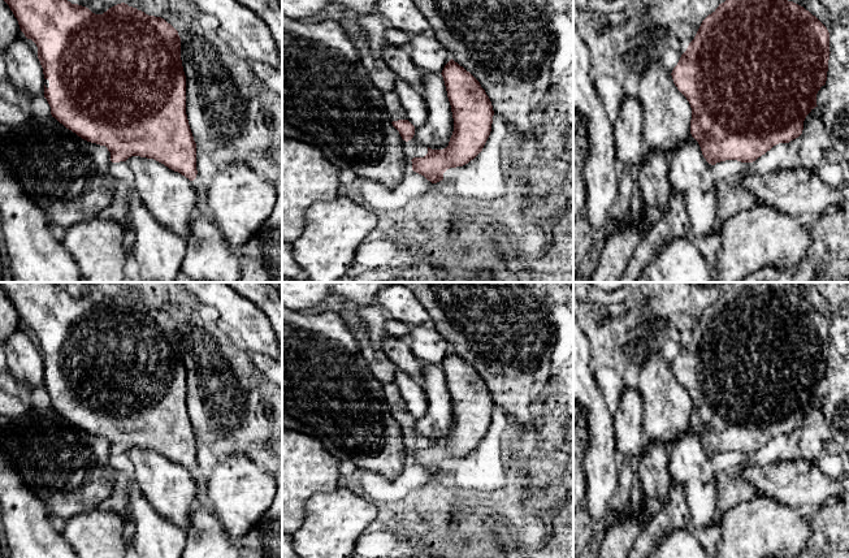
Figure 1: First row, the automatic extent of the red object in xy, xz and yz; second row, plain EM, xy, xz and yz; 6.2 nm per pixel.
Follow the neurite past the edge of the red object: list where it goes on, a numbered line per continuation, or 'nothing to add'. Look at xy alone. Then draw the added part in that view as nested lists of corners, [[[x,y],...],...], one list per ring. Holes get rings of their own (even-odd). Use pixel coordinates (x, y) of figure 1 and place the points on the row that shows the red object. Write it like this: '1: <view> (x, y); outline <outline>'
1: xy (121, 171); outline [[[126,161],[112,163],[109,164],[109,173],[116,181],[134,182],[133,169]]]

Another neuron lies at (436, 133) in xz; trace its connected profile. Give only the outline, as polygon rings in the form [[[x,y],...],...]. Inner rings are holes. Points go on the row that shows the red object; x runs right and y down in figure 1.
[[[424,72],[420,92],[426,104],[426,121],[416,127],[415,137],[432,150],[443,150],[452,135],[454,118],[442,74]]]

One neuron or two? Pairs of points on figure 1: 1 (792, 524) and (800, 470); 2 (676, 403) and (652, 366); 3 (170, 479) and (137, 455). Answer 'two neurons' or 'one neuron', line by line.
1: two neurons
2: one neuron
3: one neuron

